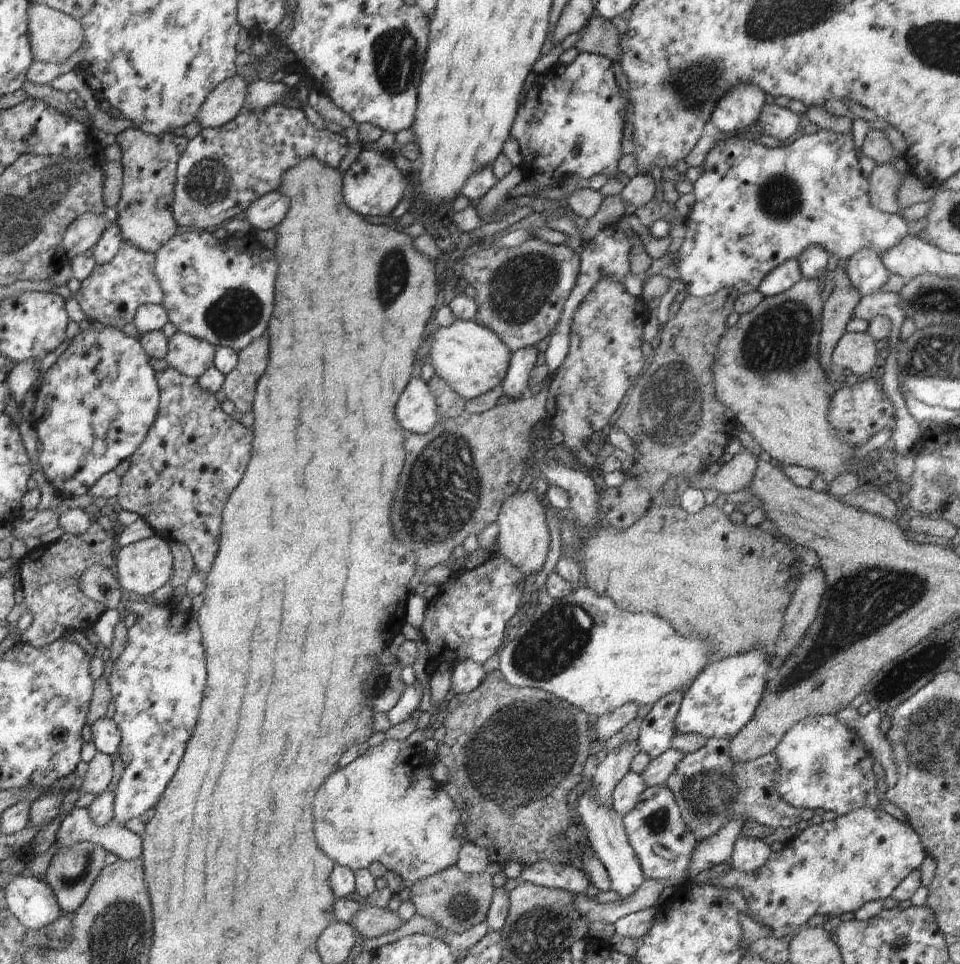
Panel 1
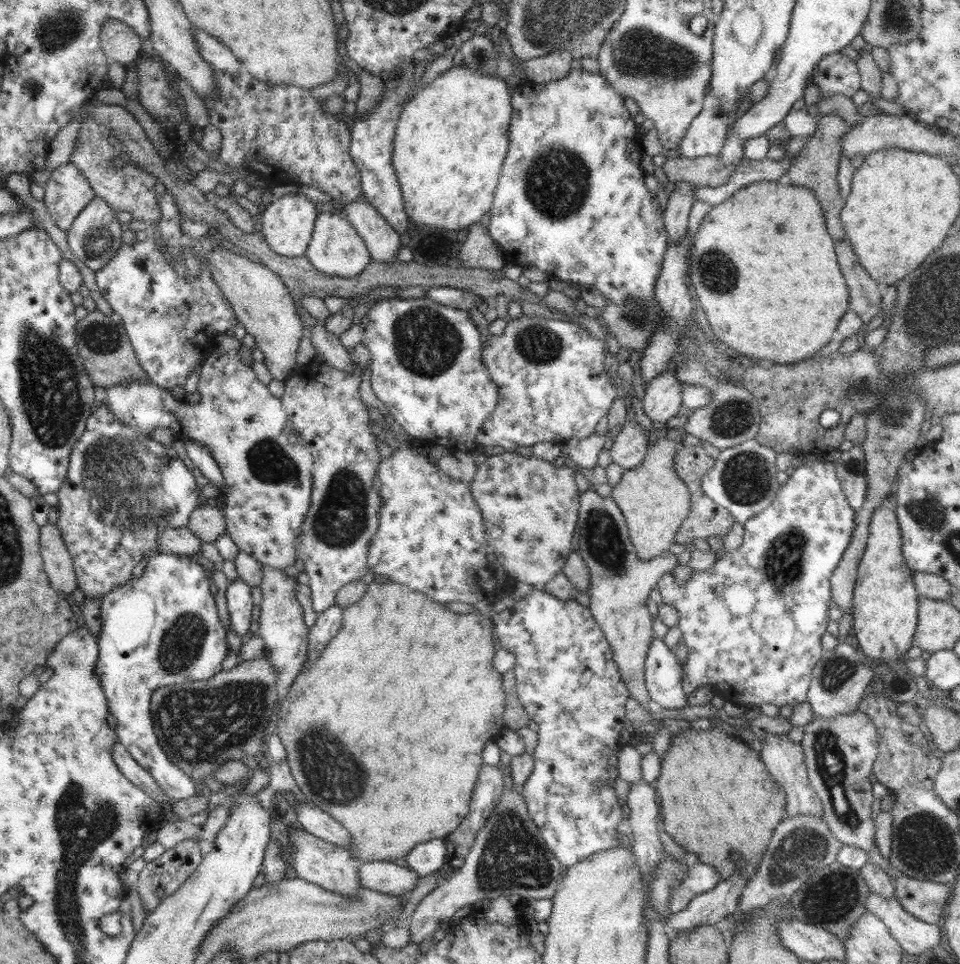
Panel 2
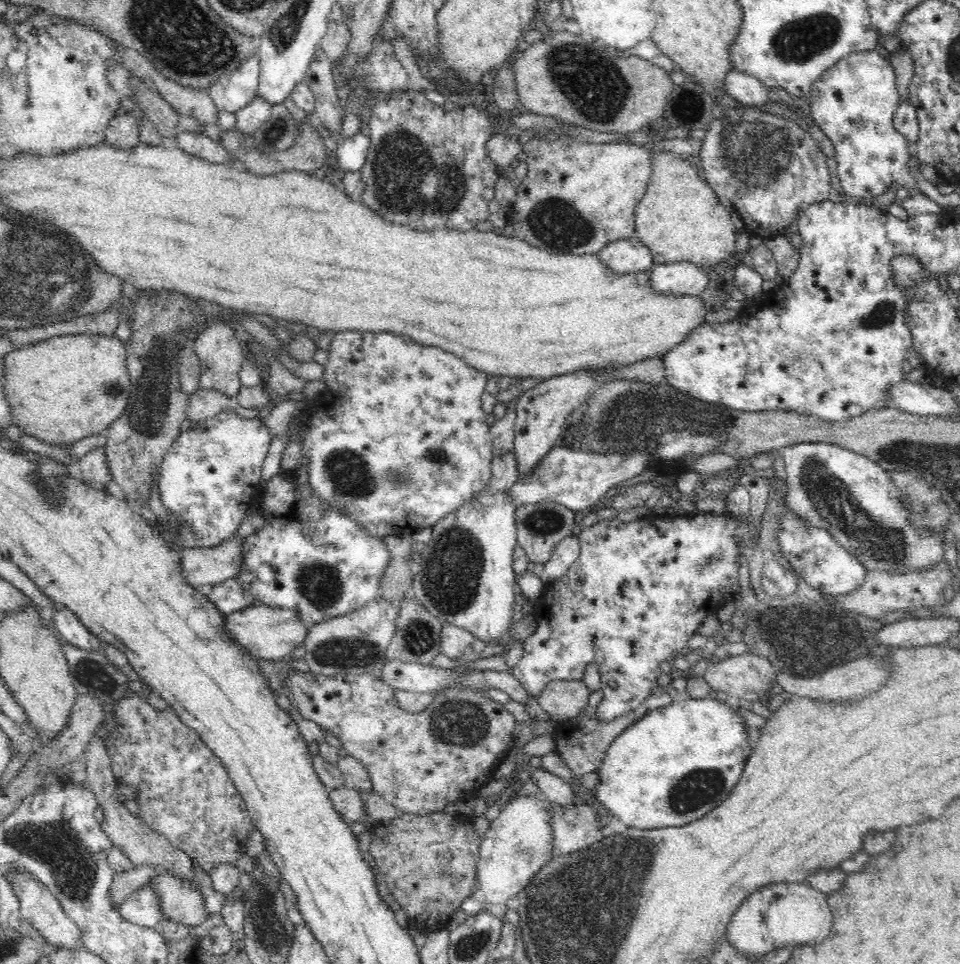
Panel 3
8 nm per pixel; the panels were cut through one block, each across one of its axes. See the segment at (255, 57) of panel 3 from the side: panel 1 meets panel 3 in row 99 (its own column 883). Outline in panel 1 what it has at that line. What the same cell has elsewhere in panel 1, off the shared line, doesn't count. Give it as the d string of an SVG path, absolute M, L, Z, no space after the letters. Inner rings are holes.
M821 129L816 134L801 135L790 146L786 144L786 146L778 146L778 148L766 148L766 146L760 145L756 139L748 141L743 137L736 136L730 136L726 141L716 144L706 156L703 174L694 184L696 203L688 216L683 219L686 226L686 236L684 236L684 242L682 242L682 246L676 253L678 255L677 268L680 272L680 279L686 285L686 293L694 297L706 297L723 290L725 287L738 290L741 295L759 291L761 281L771 271L780 267L784 262L798 259L801 253L809 247L822 248L836 259L842 260L842 262L846 262L846 260L850 259L854 254L860 253L863 249L870 248L876 255L884 255L888 250L894 249L894 246L897 246L904 238L913 233L915 227L902 216L901 212L886 213L871 206L869 196L870 176L864 176L862 173L856 151L852 130L850 130L850 135L844 135Z

